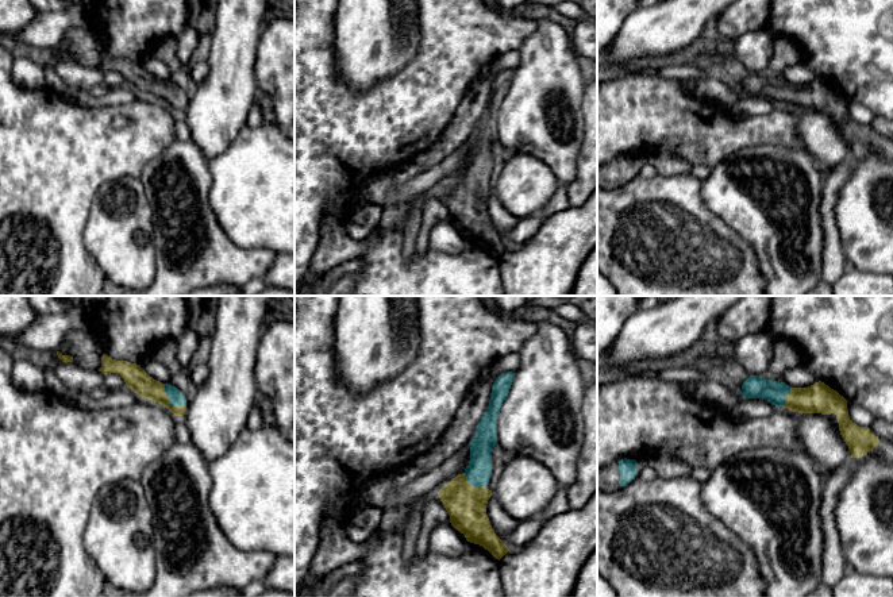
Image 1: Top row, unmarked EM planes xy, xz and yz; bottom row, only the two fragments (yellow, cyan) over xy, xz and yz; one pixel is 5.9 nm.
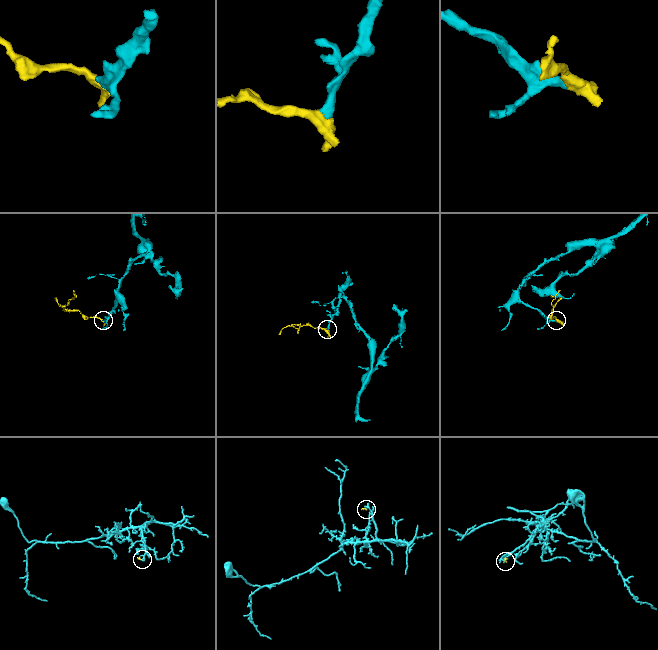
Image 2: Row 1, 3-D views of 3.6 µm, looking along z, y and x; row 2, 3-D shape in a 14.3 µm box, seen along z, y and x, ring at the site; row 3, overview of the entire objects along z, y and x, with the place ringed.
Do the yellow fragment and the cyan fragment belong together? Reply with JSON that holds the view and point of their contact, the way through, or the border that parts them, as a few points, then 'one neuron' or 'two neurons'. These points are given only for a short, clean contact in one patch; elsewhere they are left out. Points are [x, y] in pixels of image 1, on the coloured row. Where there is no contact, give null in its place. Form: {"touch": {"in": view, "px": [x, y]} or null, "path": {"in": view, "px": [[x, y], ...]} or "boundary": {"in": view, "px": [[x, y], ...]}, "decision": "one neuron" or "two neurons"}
{"touch": {"in": "xy", "px": [168, 401]}, "path": {"in": "xy", "px": [[135, 378], [158, 392], [168, 401], [176, 397]]}, "decision": "one neuron"}

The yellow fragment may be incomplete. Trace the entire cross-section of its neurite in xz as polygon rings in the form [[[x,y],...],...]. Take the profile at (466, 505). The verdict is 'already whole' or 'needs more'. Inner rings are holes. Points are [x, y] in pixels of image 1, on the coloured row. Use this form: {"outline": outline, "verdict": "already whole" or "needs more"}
{"outline": [[[515,373],[499,375],[492,386],[489,405],[469,443],[470,462],[463,474],[458,474],[444,485],[438,496],[443,502],[451,525],[465,535],[466,540],[482,546],[496,559],[501,559],[509,548],[494,534],[486,515],[486,504],[492,490],[485,486],[492,473],[492,452],[497,444],[497,416],[507,400]]], "verdict": "needs more"}

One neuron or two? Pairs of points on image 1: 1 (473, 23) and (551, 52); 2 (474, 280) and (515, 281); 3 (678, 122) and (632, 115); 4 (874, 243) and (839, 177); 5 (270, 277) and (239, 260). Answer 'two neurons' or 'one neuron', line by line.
1: two neurons
2: two neurons
3: one neuron
4: two neurons
5: two neurons

